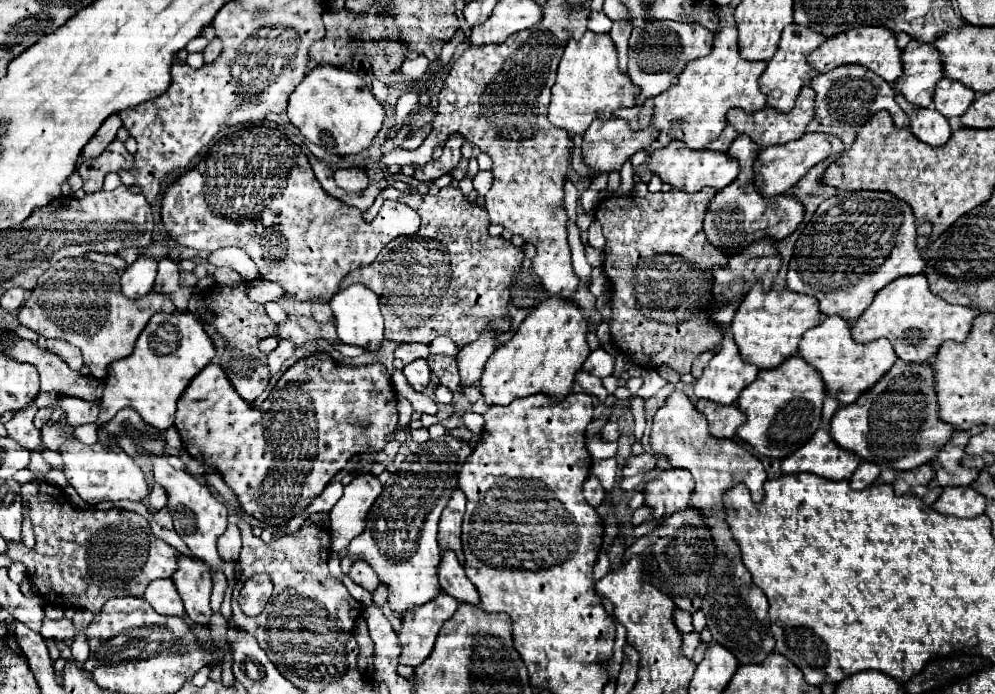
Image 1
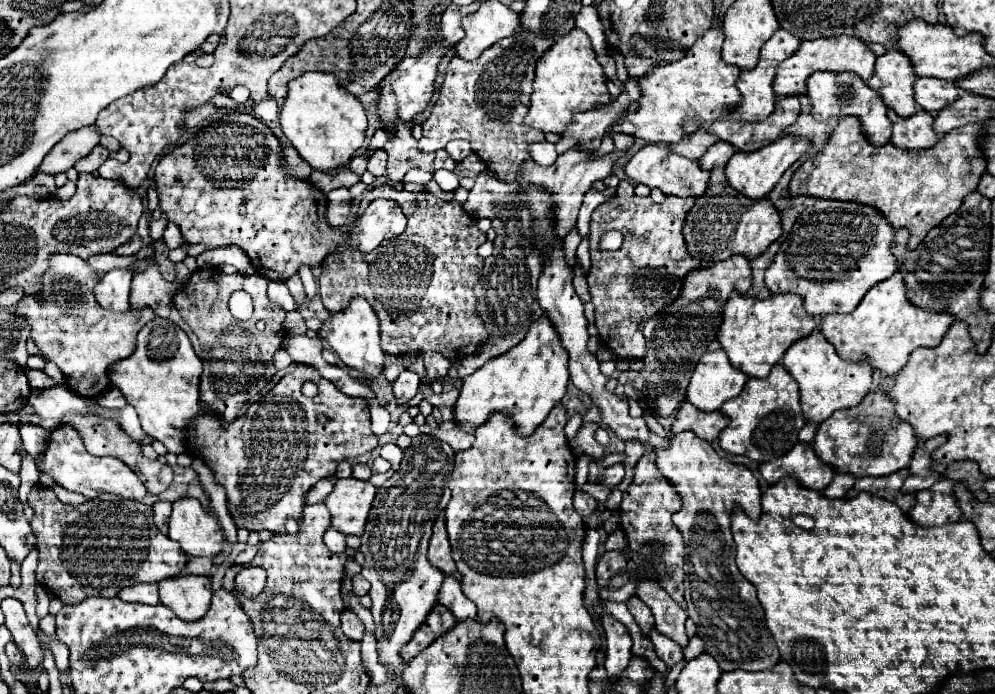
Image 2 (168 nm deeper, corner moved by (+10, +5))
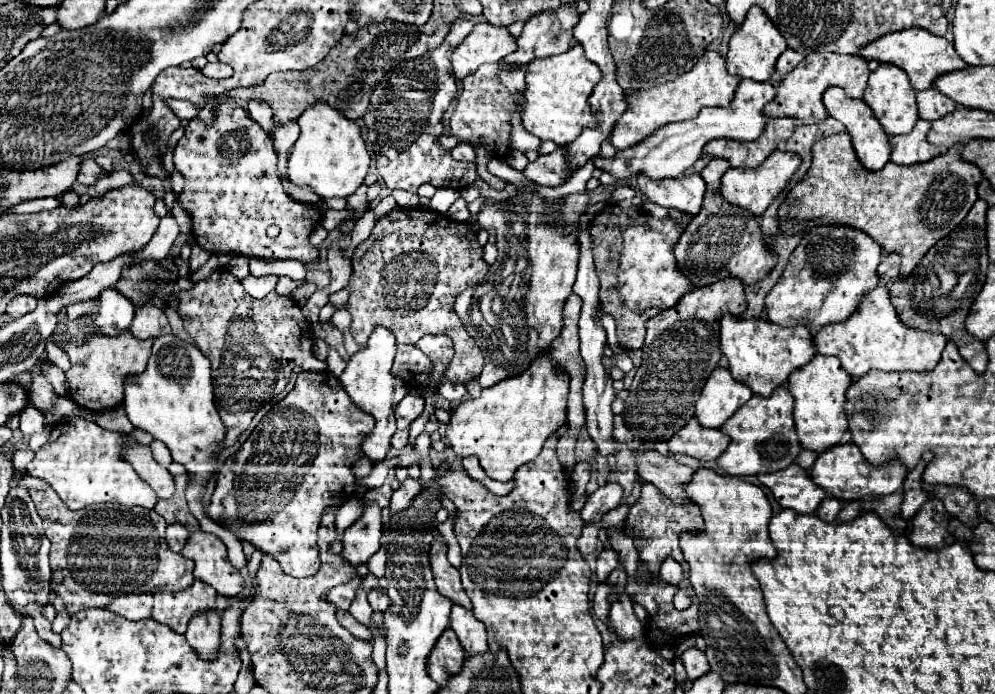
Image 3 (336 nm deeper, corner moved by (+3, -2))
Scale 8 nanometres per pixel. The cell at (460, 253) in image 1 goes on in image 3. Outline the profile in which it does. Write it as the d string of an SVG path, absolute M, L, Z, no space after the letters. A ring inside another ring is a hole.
M397 205L391 213L377 219L371 235L361 245L355 247L351 263L353 263L353 273L347 283L351 291L347 309L351 313L349 331L357 341L357 345L361 347L367 345L371 327L375 325L391 329L393 335L397 337L397 355L393 361L393 373L399 375L409 387L421 387L425 383L425 377L431 373L431 361L417 347L417 341L427 333L441 333L455 343L455 355L445 371L445 381L465 383L473 377L479 377L485 365L483 351L463 327L453 305L459 293L463 293L467 287L475 287L477 283L481 283L483 275L487 275L489 271L489 265L483 259L483 245L477 241L477 235L465 223L453 223L431 209L419 209L419 207L403 209Z

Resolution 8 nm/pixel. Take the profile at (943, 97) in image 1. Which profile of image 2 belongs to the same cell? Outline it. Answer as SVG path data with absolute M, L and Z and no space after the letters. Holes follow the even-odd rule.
M918 78L914 82L914 100L926 112L940 112L944 106L958 98L954 82L938 78Z

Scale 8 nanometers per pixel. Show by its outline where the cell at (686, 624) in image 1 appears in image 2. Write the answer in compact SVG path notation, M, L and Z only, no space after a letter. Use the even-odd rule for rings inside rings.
M644 580L636 586L636 596L644 600L644 604L652 610L656 620L656 630L674 640L680 648L688 646L688 636L684 632L684 622L688 614L680 610L680 606L668 596L664 588L660 588L656 582Z

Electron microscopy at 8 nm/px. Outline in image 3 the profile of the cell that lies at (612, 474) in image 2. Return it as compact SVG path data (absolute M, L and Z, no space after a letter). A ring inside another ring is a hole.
M607 483L589 495L585 507L579 511L583 521L597 521L603 513L615 509L623 499L623 487L619 483Z

